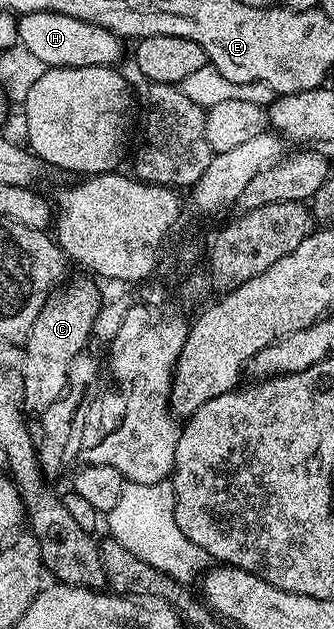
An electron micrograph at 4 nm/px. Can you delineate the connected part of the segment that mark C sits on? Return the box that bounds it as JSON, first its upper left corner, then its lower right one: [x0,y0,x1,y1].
[22,278,102,415]

